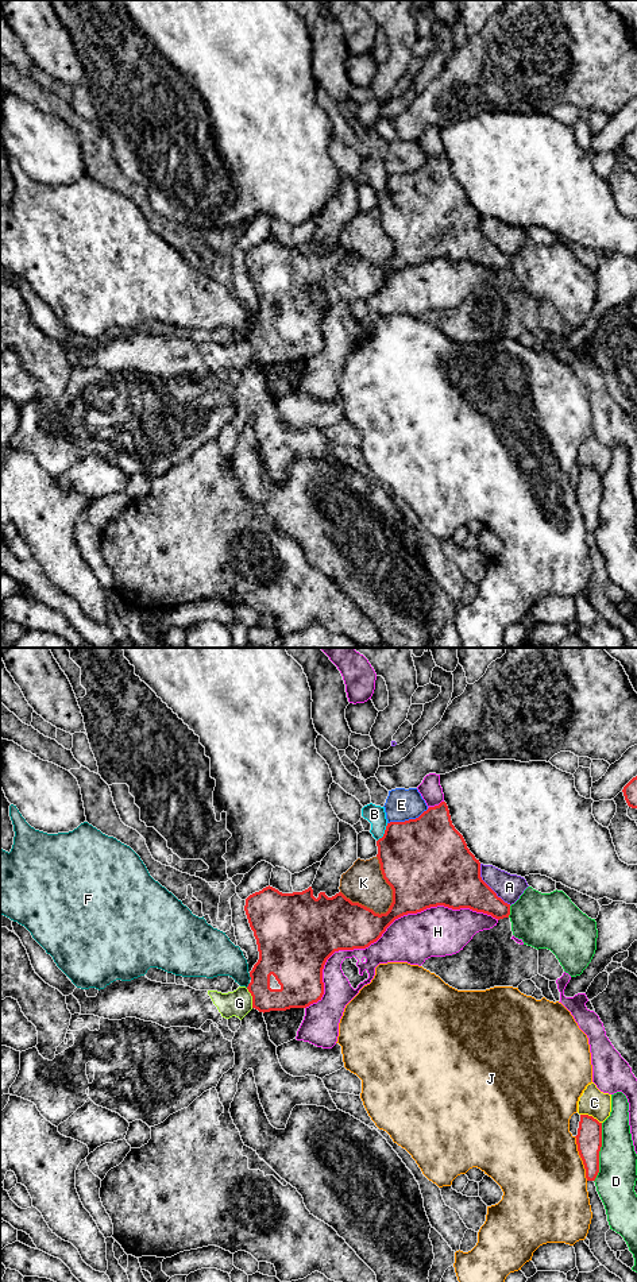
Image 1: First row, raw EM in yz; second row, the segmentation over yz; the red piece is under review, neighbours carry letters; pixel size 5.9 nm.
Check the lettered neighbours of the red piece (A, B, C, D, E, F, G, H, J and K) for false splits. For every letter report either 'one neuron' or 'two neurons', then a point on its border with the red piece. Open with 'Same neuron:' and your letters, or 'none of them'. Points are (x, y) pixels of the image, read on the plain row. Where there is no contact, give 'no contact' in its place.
Same neuron: G
A: two neurons; contact yz (489, 239)
B: two neurons; contact yz (385, 185)
C: two neurons; contact yz (591, 468)
D: two neurons; contact yz (598, 505)
E: two neurons; contact yz (409, 172)
F: two neurons; contact yz (250, 328)
G: one neuron; contact yz (253, 350)
H: two neurons; contact yz (385, 282)
J: two neurons; contact yz (580, 509)
K: two neurons; contact yz (390, 238)

